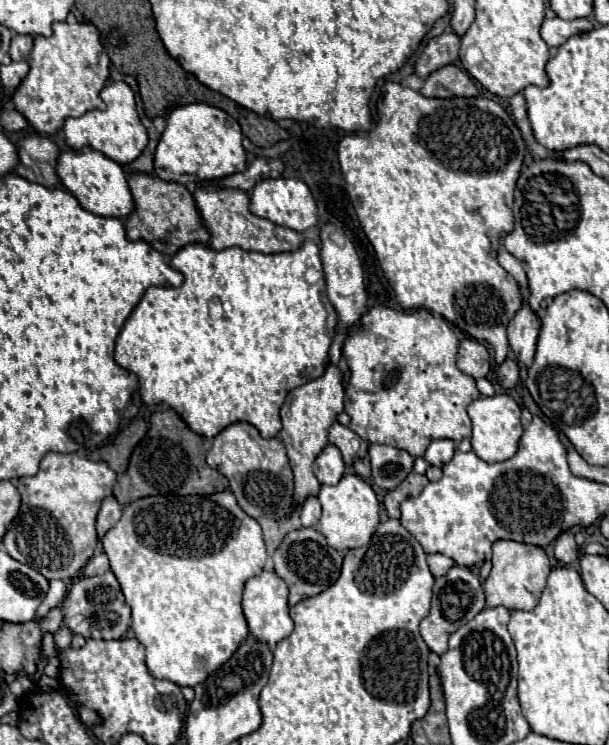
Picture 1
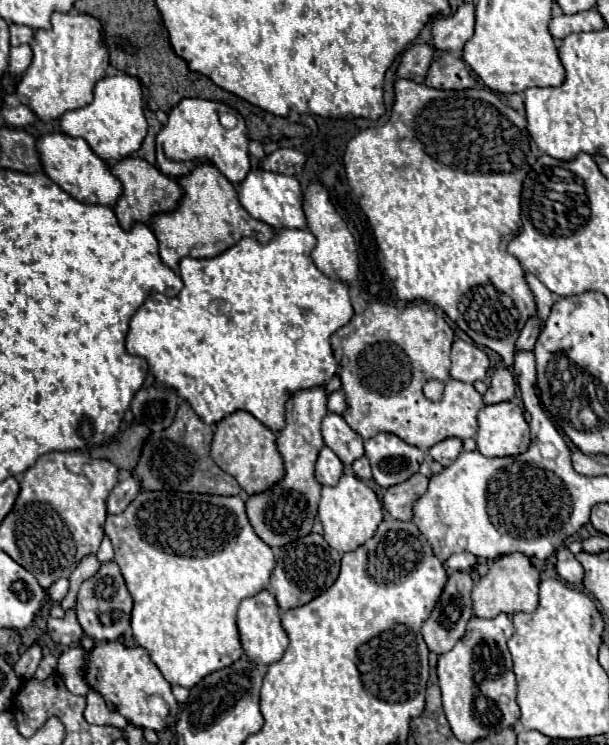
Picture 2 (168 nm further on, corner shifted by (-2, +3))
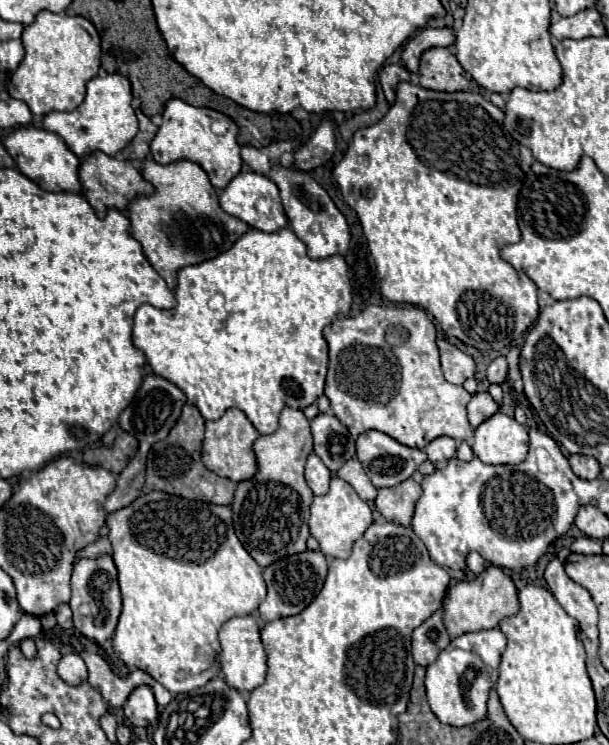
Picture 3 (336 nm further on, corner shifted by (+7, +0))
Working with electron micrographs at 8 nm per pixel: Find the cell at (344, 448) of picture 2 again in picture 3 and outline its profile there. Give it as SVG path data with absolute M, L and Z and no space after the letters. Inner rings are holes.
M319 413L311 421L311 431L315 439L315 453L321 457L331 473L337 473L345 461L357 455L355 439L335 415Z

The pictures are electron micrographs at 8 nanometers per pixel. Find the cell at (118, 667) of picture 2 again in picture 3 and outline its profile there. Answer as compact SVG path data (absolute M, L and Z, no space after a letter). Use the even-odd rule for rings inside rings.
M149 685L135 687L131 691L131 695L127 697L123 713L127 719L133 721L135 727L149 727L149 725L157 723L159 711L157 711L157 701L155 701L153 689Z

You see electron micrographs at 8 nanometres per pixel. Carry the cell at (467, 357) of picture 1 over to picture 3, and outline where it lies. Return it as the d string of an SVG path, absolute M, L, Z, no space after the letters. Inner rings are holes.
M439 339L437 345L439 345L439 351L441 351L443 375L449 383L461 385L465 379L475 377L475 361L473 361L471 355L463 353L461 349L457 349L455 345L451 345L445 339Z

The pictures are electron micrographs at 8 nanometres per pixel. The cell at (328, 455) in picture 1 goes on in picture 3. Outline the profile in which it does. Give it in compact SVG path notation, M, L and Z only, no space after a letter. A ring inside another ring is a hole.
M311 453L307 457L307 463L305 463L305 479L311 487L311 491L315 495L325 495L329 491L329 481L331 481L331 471L323 465L323 461Z

